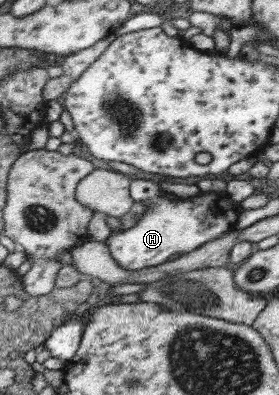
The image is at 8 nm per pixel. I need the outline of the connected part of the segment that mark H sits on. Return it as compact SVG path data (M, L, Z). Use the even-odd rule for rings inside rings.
M133 179L129 195L146 205L146 212L129 230L108 240L109 249L119 263L128 271L139 271L179 259L191 251L199 250L209 241L229 234L239 221L241 205L236 206L229 193L200 193L194 198L172 200L161 195L158 183L151 180Z

